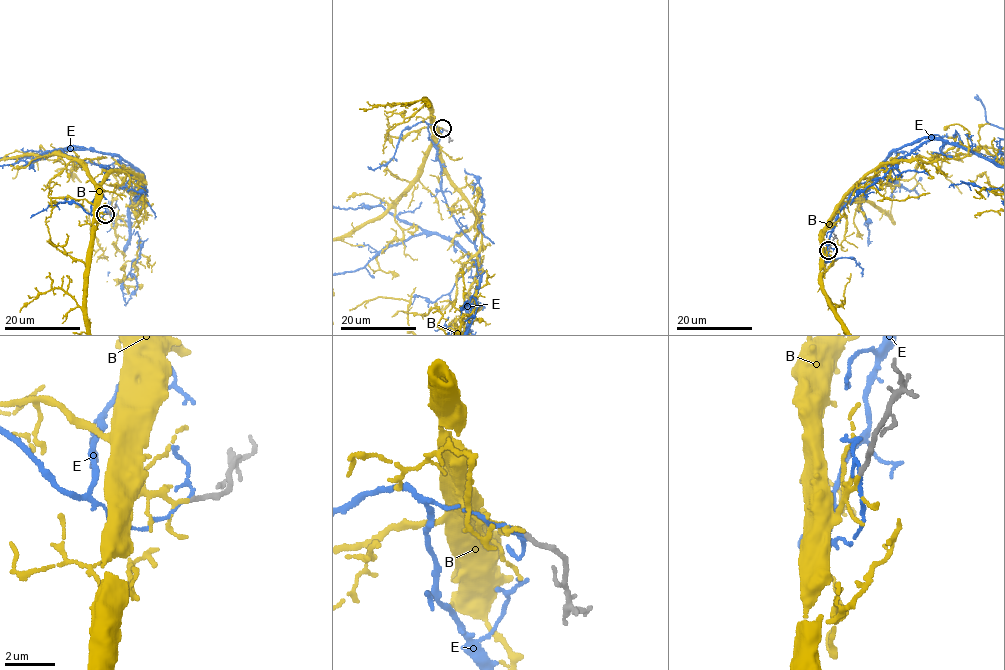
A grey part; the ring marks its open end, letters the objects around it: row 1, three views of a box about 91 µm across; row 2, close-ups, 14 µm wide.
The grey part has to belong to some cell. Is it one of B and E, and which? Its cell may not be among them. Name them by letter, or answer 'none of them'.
B

